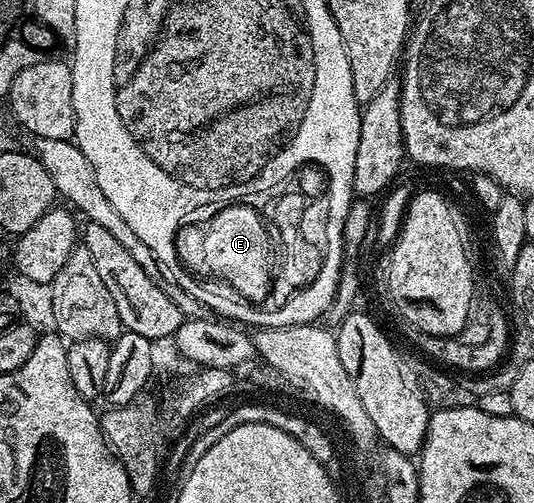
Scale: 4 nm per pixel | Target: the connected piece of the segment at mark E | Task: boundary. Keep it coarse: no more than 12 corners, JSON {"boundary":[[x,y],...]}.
{"boundary":[[249,203],[218,208],[201,257],[236,296],[269,293],[269,233]]}

